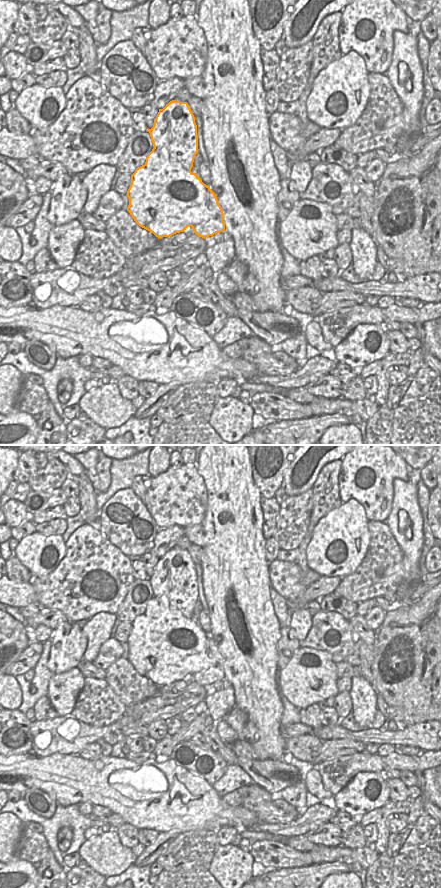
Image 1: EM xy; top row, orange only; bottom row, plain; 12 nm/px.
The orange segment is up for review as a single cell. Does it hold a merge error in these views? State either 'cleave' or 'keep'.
cleave

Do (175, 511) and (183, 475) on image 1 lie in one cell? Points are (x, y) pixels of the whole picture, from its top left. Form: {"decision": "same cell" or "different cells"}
{"decision": "same cell"}

